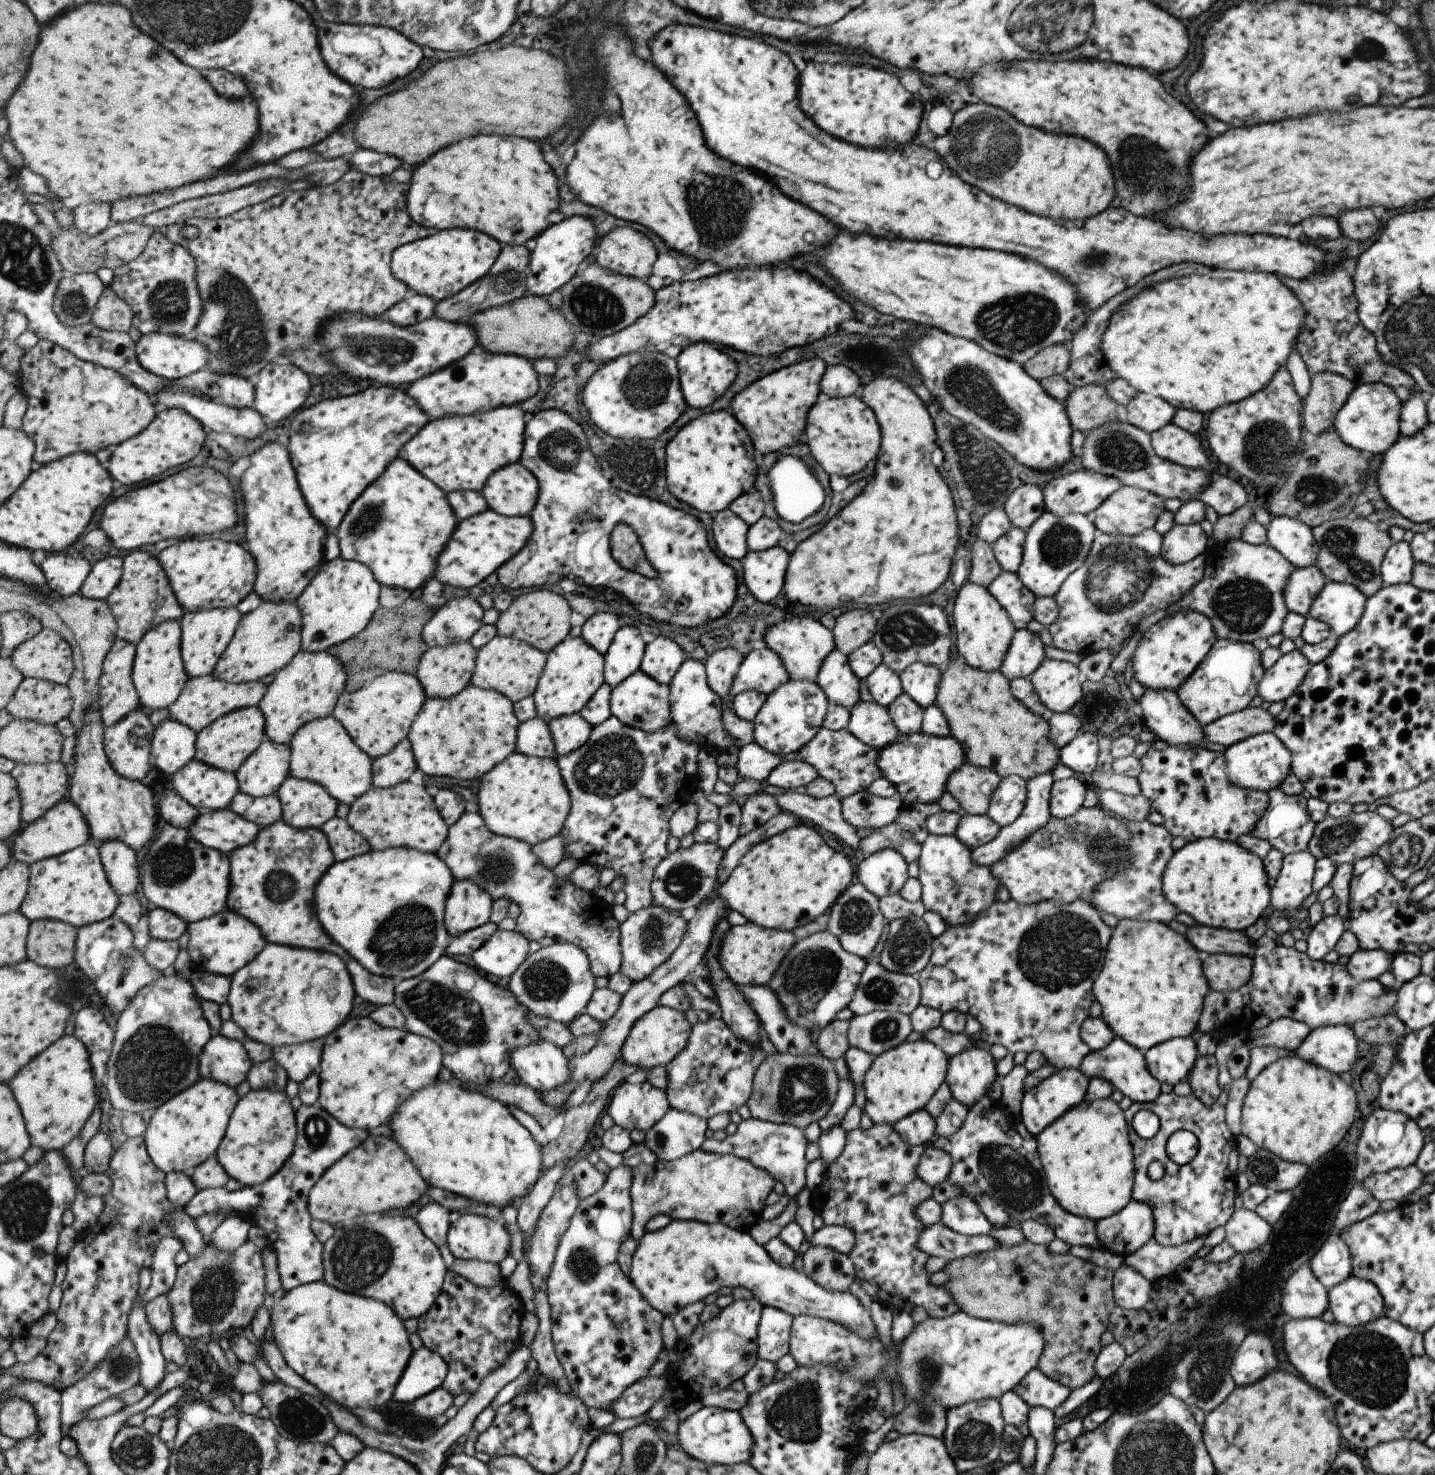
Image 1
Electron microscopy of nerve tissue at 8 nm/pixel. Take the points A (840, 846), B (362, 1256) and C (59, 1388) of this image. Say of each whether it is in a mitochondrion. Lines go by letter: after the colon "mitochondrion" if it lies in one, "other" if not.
A: other
B: mitochondrion
C: other

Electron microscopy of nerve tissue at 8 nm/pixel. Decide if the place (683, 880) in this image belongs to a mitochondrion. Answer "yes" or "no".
yes

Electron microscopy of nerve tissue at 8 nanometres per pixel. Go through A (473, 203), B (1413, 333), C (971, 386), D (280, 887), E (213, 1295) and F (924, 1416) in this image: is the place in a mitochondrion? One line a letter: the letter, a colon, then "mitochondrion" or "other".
A: other
B: mitochondrion
C: mitochondrion
D: mitochondrion
E: mitochondrion
F: mitochondrion

